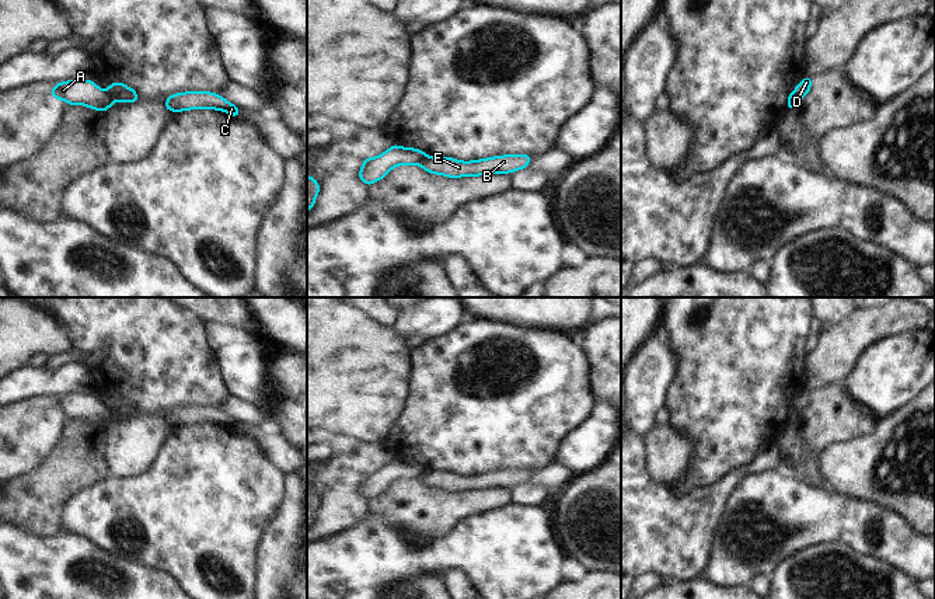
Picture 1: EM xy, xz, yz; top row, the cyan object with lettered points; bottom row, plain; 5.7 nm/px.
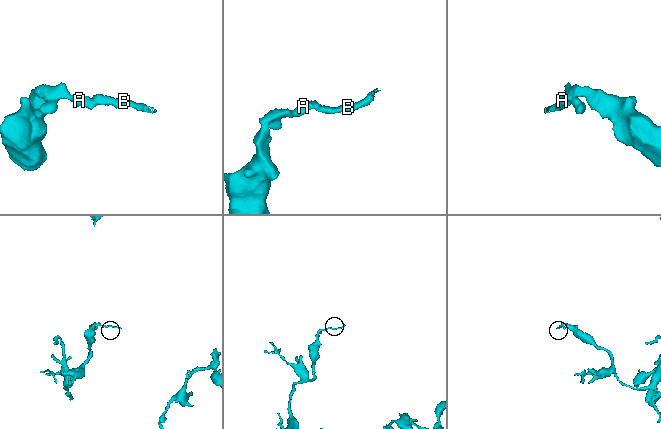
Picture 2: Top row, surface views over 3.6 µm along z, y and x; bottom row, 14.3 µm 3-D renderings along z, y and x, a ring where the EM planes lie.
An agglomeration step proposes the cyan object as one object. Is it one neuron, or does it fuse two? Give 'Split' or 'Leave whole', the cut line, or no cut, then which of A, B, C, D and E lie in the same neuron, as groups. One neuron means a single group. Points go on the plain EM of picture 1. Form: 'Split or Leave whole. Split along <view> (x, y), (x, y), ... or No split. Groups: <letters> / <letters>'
Split. Split along xy (104, 406), (115, 414). Groups: A / B C D E.

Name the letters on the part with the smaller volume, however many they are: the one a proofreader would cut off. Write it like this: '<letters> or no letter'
B, C, D, E

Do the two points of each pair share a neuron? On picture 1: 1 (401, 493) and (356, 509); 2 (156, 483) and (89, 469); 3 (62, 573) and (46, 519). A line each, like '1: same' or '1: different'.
1: different
2: different
3: different

